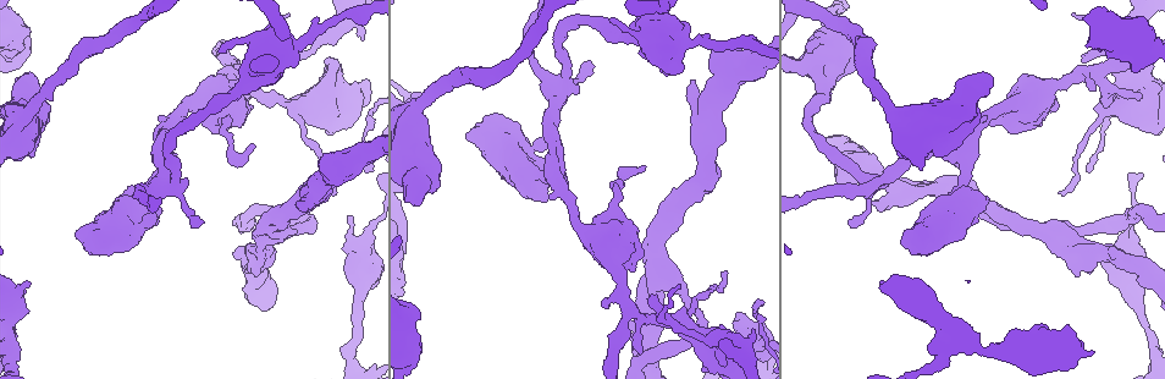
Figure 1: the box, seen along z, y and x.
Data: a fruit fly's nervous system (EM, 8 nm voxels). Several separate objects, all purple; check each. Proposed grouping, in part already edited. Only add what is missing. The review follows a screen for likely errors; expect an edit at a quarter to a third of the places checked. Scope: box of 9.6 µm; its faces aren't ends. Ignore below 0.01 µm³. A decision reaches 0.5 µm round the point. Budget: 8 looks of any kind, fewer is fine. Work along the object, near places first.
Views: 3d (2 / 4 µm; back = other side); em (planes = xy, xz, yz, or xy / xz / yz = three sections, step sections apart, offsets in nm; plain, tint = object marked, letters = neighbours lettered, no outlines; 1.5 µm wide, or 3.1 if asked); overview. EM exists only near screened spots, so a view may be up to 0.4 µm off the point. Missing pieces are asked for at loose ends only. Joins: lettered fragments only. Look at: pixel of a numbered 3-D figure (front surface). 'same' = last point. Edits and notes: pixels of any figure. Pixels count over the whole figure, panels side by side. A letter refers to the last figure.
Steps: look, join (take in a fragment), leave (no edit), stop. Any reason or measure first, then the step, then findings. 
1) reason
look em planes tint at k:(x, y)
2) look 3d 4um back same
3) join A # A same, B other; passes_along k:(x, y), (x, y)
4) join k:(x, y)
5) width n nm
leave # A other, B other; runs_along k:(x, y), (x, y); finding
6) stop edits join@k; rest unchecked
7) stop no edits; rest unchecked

tapers out
look em xy step 8 tint at 1:(1083, 58)

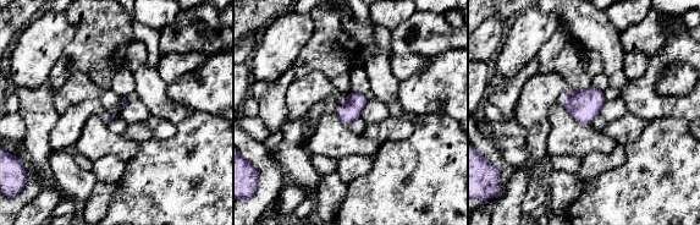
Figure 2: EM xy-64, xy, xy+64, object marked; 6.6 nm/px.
another direction
look em planes tint same

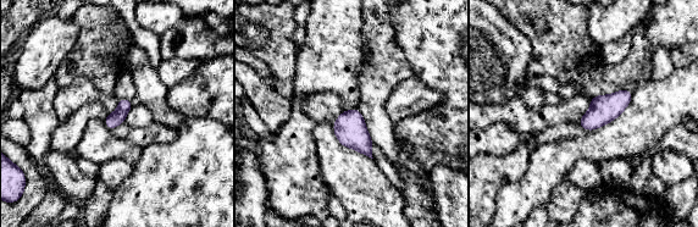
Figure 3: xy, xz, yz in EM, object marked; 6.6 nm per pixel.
see the neighbours
look em planes letters same

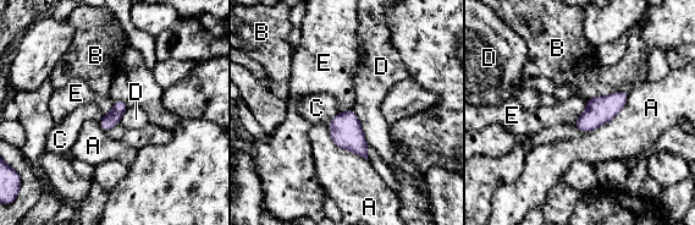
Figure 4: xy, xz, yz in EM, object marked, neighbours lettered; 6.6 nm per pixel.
width 100 nm
join 4:(316, 108) # A other, B other, C same, D other, E other; passes_along 4:(346, 131), (332, 120), (316, 108); it goes on there

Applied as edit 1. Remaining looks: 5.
see it whole again
look overview

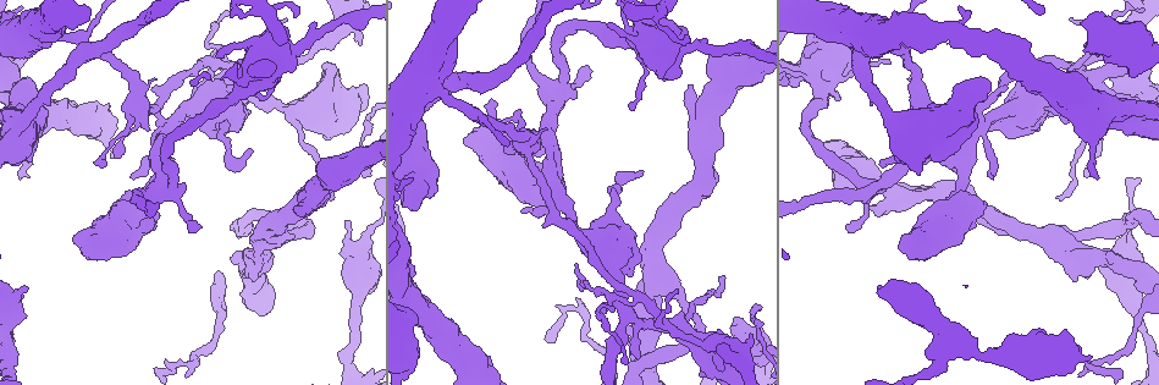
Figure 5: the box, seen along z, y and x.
branch stops here
look 3d 2um at 5:(749, 335)

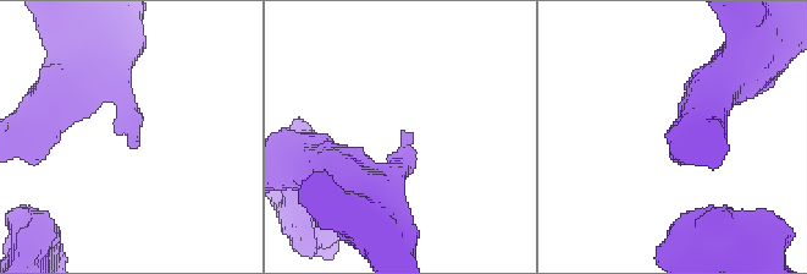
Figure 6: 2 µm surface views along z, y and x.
need the tissue
look em planes plain at 6:(410, 133)

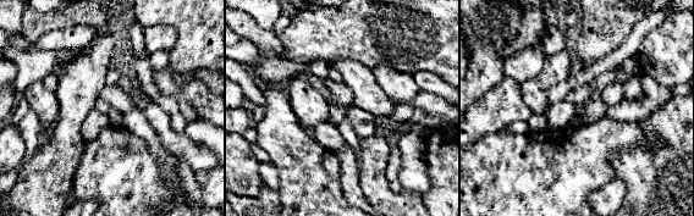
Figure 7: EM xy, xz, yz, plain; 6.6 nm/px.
look em planes letters same

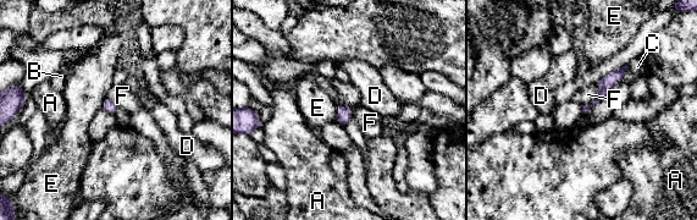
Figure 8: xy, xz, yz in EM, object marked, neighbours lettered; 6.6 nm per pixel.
leave # A other, B other, C other, D other, E other, F other; border 8:(597, 83), (598, 95), (582, 105); none of them fits

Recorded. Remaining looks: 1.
stop edits join@4; rest unchecked

